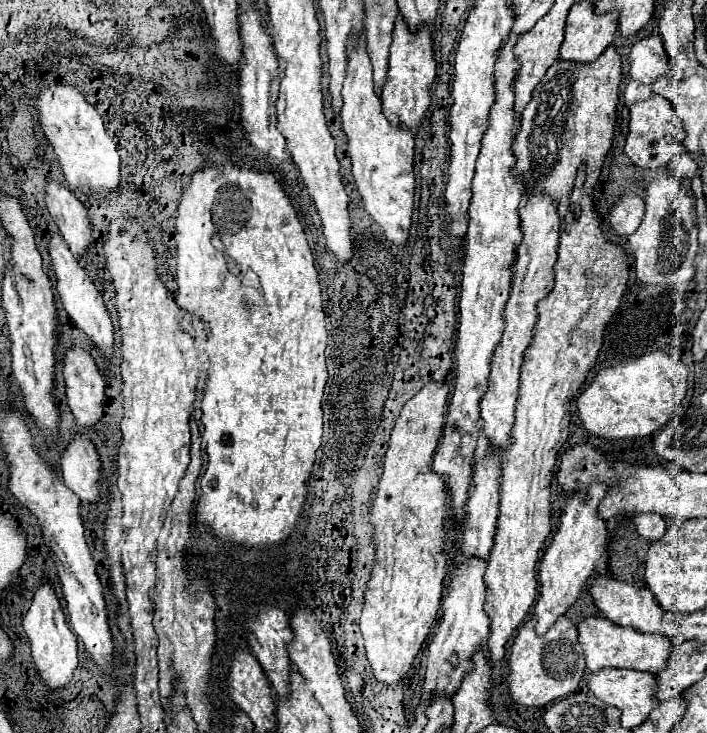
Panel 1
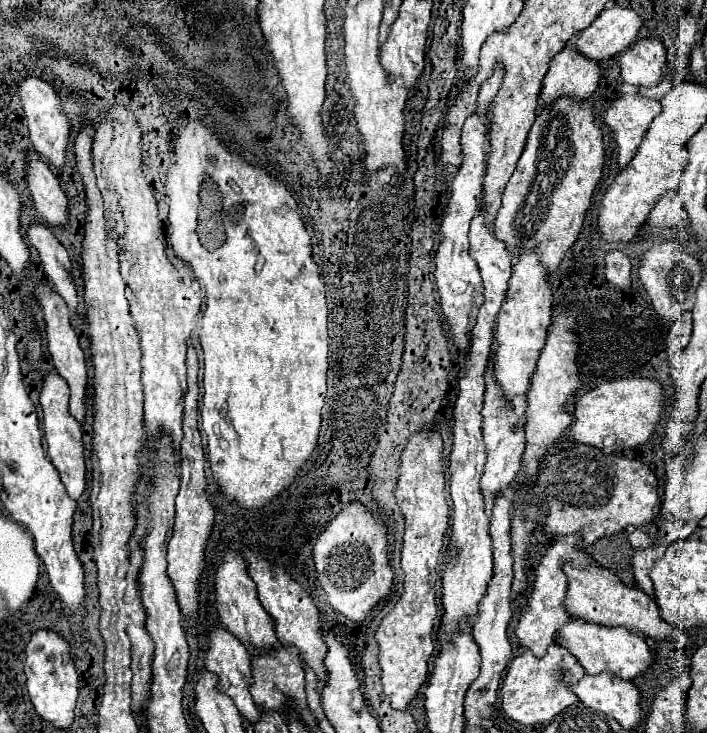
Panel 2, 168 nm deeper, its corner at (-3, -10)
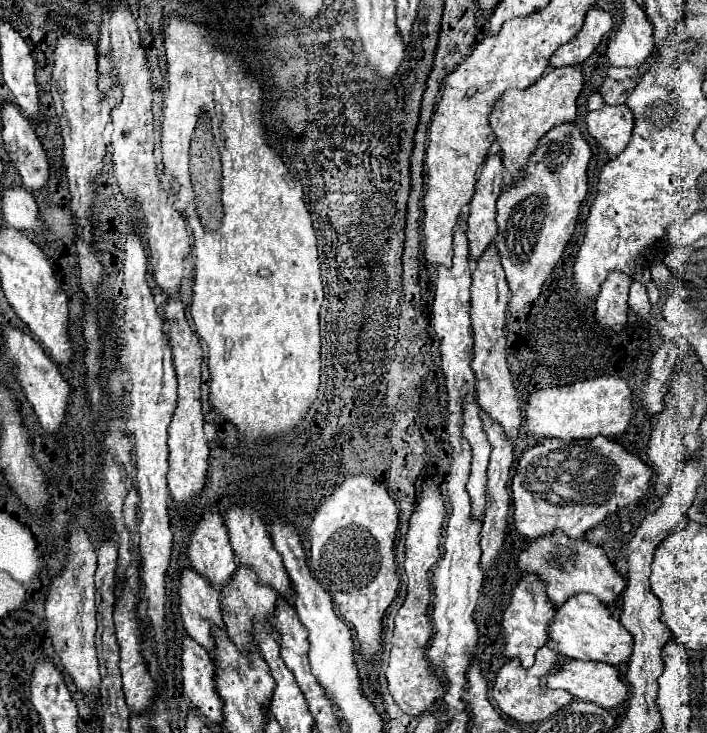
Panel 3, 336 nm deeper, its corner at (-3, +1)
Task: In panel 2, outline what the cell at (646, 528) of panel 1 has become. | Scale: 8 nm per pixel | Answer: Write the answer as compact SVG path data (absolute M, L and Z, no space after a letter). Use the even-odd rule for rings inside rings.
M632 530L632 532L628 534L628 542L630 542L634 548L642 548L642 546L646 546L646 544L650 542L650 536L648 536L646 532L642 532L642 530Z

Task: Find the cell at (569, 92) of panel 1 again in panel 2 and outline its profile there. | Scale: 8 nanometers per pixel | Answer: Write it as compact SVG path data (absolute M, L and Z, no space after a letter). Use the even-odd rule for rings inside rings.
M562 98L552 102L546 110L538 112L528 132L528 140L518 166L502 192L502 206L494 222L494 234L498 234L500 240L506 240L506 246L514 252L514 260L518 258L518 252L522 252L522 248L534 248L548 274L558 270L566 250L576 242L580 234L584 214L590 208L592 192L602 176L604 152L606 150L602 142L602 130L596 122L592 100L576 104L570 98Z

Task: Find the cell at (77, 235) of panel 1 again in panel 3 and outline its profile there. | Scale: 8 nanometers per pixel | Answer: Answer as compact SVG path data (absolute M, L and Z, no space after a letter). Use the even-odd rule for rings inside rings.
M14 105L2 107L2 125L4 147L22 177L24 189L40 191L48 185L50 163L34 127Z

